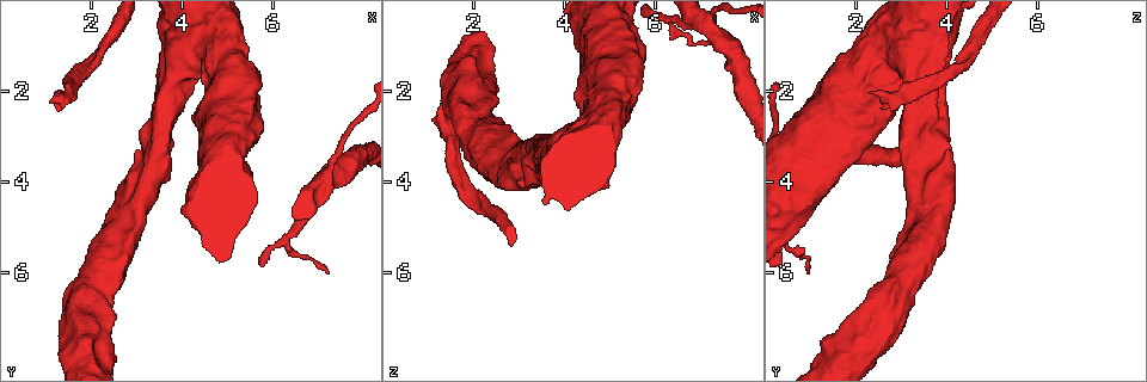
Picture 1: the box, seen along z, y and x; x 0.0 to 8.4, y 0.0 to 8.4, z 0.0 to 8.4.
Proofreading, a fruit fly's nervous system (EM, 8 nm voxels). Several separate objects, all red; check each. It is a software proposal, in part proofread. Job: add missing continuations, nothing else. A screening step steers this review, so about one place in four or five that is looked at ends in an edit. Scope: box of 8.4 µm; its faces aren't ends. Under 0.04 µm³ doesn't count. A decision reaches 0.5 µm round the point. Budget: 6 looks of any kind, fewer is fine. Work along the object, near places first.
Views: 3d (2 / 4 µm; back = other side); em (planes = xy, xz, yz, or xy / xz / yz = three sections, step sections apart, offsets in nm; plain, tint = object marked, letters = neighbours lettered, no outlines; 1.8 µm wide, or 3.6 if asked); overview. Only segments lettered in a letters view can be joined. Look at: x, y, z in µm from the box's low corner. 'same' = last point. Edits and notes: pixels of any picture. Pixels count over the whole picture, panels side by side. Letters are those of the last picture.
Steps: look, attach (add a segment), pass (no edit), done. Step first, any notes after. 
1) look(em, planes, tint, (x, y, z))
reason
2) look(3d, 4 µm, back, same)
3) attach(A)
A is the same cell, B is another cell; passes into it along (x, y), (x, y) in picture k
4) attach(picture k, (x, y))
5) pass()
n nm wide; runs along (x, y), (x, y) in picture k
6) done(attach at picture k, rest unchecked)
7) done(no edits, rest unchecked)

look(em, yz, step 16, letters, (7.20, 6.00, 0.95))
thin end

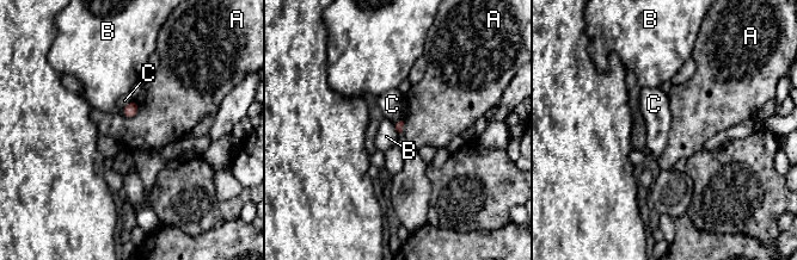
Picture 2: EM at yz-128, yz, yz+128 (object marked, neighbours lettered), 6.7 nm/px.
pass()
A touches over 150 nm; A, B and C are other cells; no lettered segment goes on from it

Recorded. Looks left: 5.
look(3d, 4 µm, back, (3.40, 3.15, 3.60))

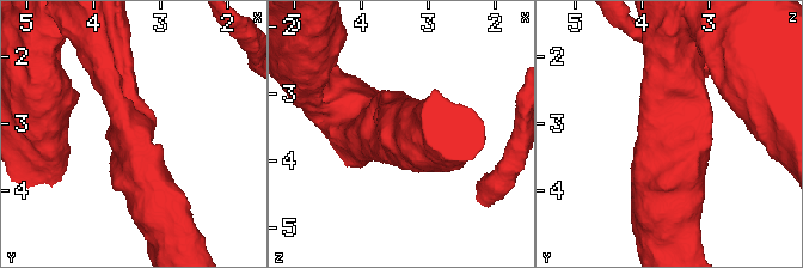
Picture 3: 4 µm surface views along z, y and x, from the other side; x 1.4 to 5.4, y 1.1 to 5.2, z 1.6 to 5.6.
look(em, 3.6 µm, planes, tint, (3.45, 3.10, 3.60))
now the EM

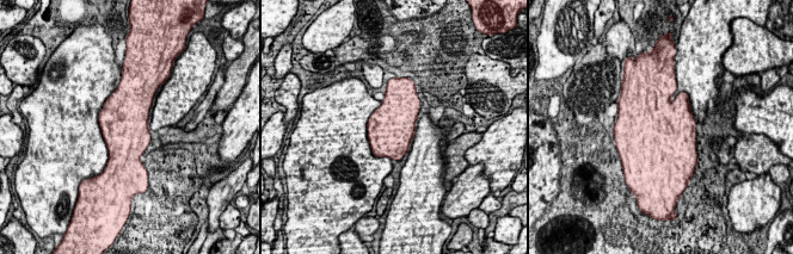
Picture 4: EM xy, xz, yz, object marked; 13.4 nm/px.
look(em, 3.6 µm, planes, letters, same)
see the neighbours

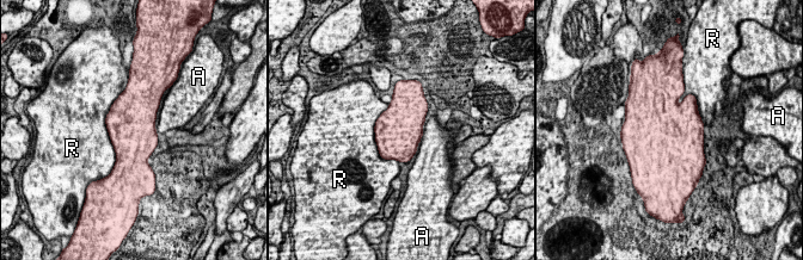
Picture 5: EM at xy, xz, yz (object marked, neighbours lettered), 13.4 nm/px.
pass()
A and R are other cells; border along (423, 130), (420, 141) in picture 5; no lettered segment goes on from it

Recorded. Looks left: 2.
look(em, planes, letters, (1.35, 2.00, 2.35))
free end

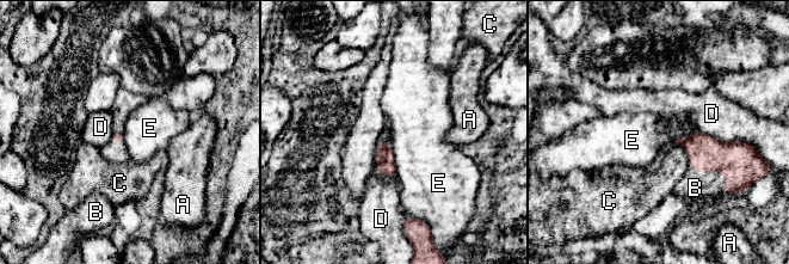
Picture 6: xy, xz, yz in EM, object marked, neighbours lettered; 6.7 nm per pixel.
attach(picture 6, (695, 188))
B is the same cell, A, C, D and E are other cells; passes into it along (740, 163), (712, 171), (695, 188) in picture 6; the neuron continues

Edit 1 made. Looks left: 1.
done(attach at picture 6, rest unchecked)

